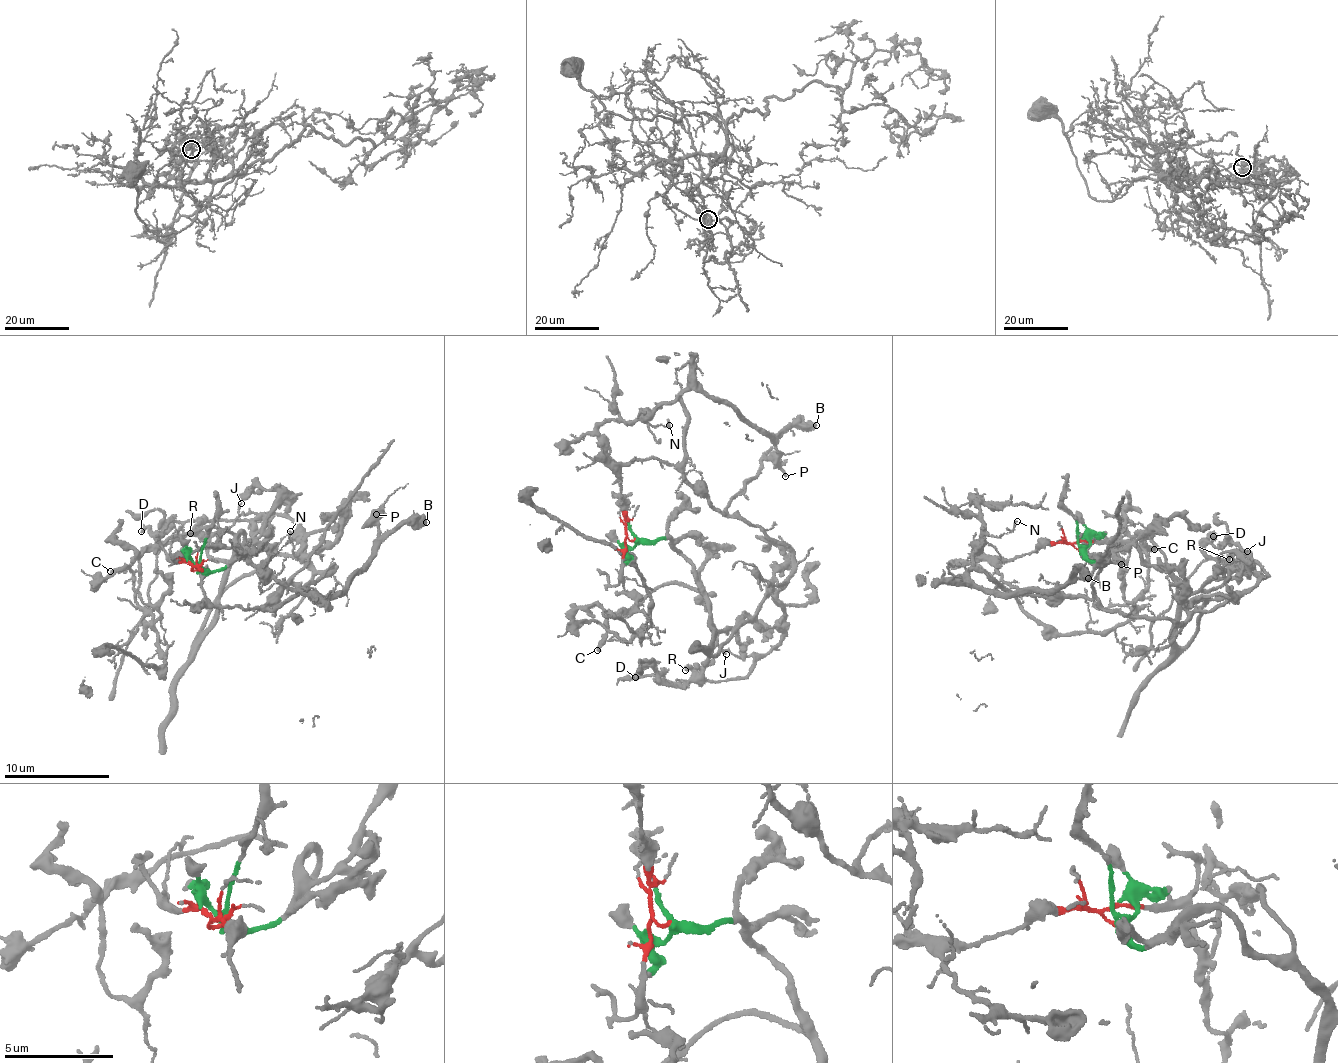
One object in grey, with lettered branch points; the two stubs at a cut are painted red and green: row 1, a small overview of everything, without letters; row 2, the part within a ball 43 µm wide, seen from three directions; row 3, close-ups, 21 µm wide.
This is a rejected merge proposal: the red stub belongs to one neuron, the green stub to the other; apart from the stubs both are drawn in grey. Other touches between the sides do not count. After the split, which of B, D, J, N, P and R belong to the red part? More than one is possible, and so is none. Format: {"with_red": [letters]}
{"with_red": ["B", "J", "N", "P"]}

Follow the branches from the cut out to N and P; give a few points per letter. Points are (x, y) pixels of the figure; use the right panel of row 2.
N: (1079, 549), (1043, 544), (999, 560), (1018, 592), (1004, 592), (970, 565), (987, 535), (1009, 533), (1018, 521)
P: (1079, 549), (1043, 544), (999, 560), (1019, 591), (974, 570), (968, 579), (1048, 594), (1121, 565)

